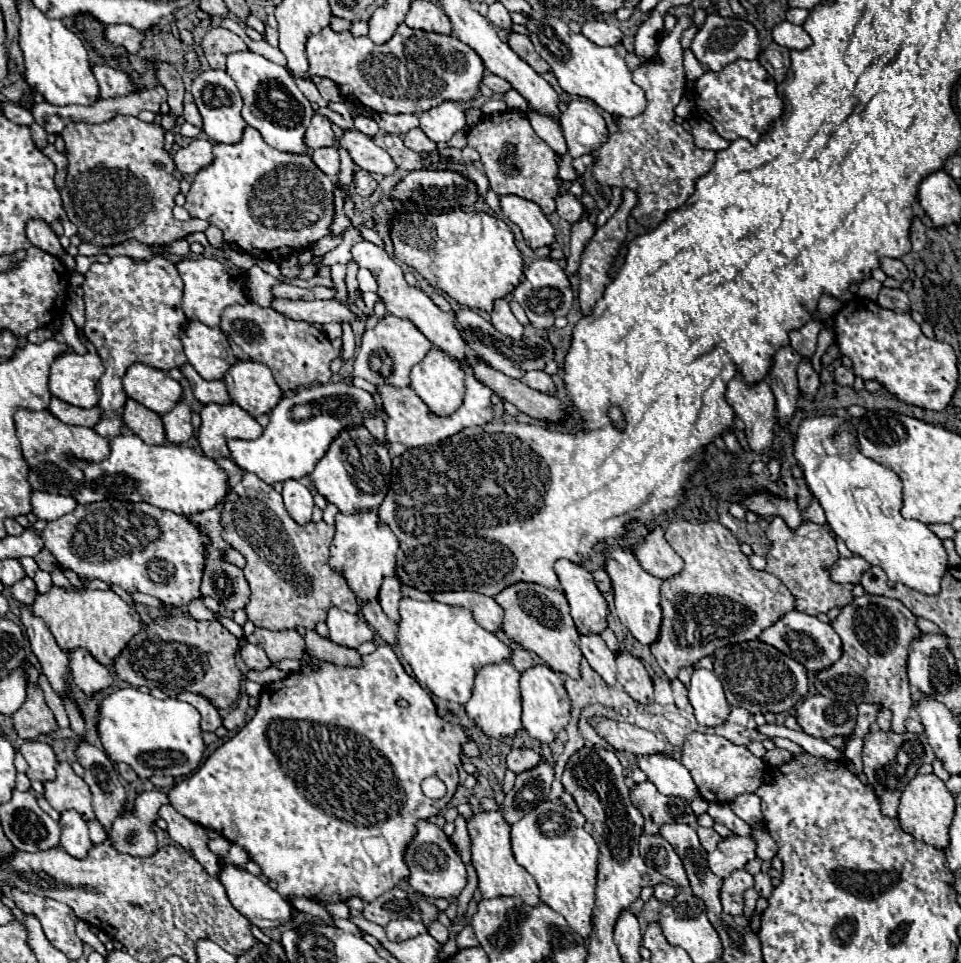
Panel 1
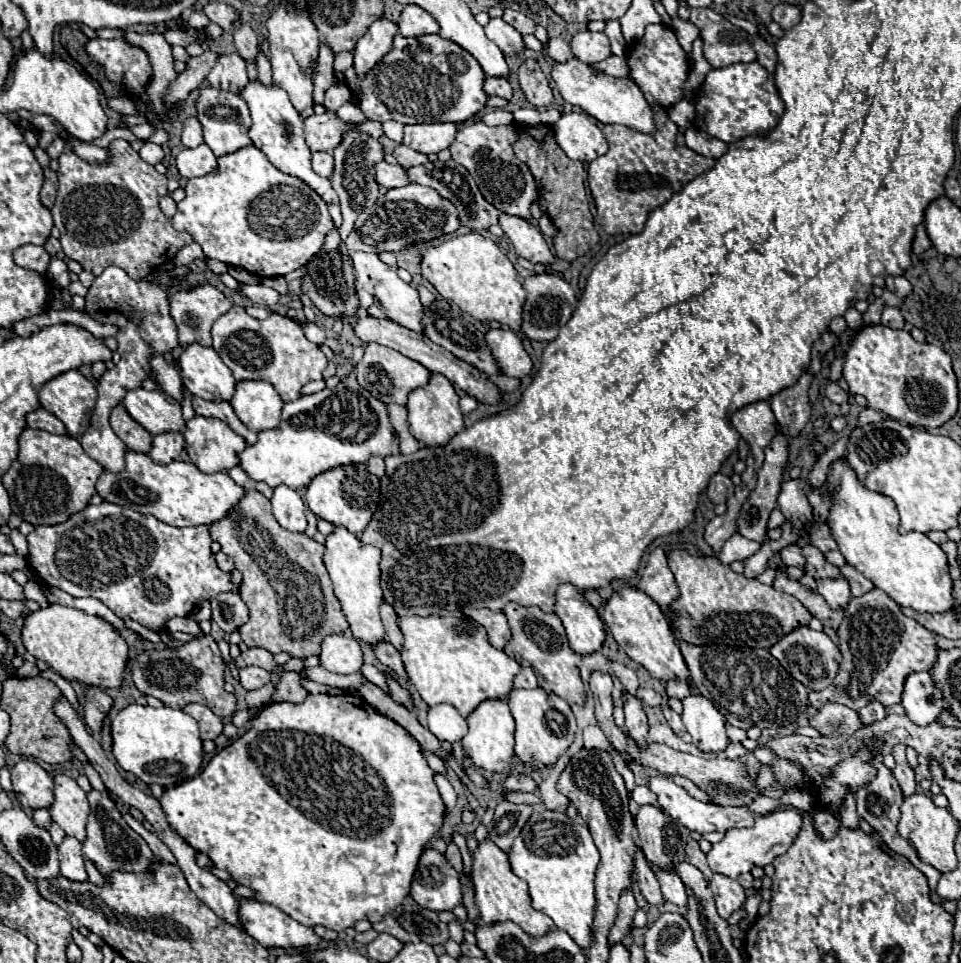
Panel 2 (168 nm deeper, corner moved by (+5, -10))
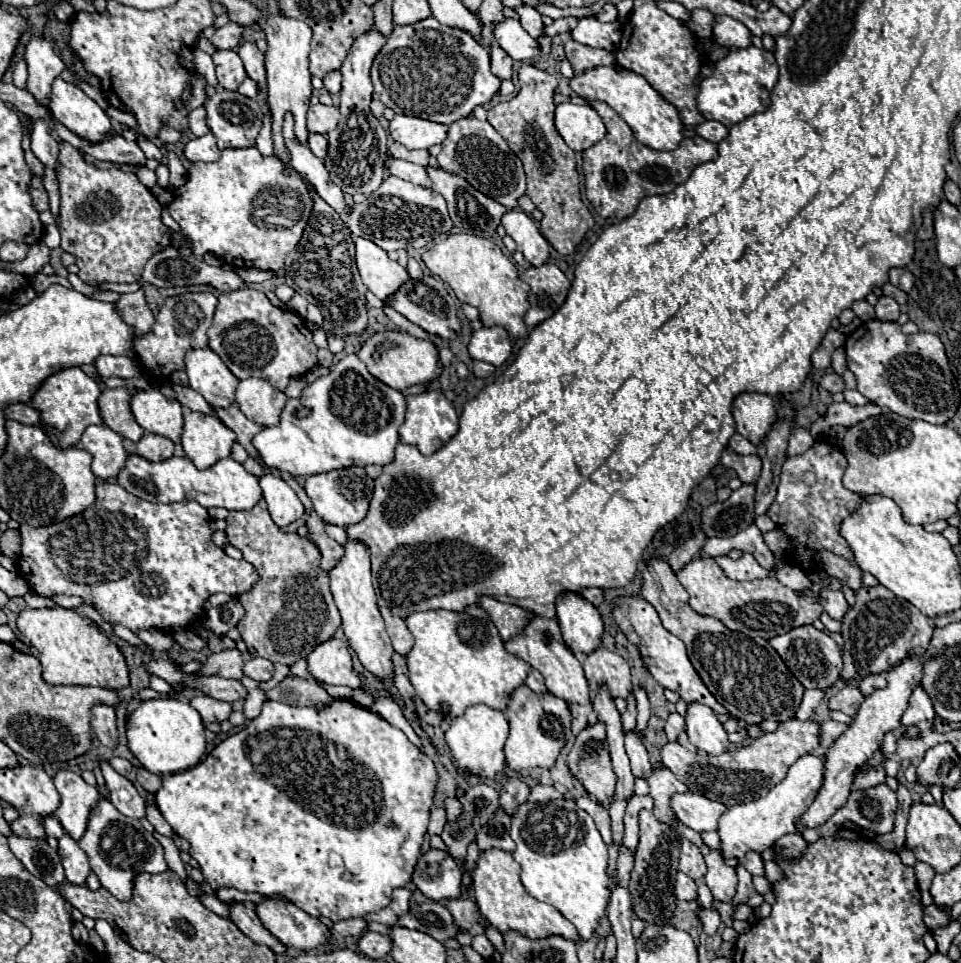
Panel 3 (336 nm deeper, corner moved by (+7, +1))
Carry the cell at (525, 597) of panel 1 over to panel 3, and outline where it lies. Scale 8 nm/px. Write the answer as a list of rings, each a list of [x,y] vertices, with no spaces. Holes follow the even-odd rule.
[[[531,615],[529,623],[523,629],[523,637],[513,637],[513,639],[505,641],[505,649],[509,653],[521,657],[533,669],[537,669],[545,679],[547,691],[553,693],[555,697],[559,697],[567,703],[581,703],[581,705],[589,703],[589,685],[583,675],[583,667],[577,661],[577,657],[571,653],[571,649],[565,645],[557,619]]]

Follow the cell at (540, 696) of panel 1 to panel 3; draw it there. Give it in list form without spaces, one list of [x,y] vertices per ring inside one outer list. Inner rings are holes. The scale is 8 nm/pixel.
[[[519,685],[509,695],[509,705],[505,715],[511,727],[509,739],[505,743],[507,765],[513,771],[531,777],[549,771],[555,765],[559,751],[567,743],[567,735],[571,735],[571,713],[567,703],[551,693],[535,693],[527,685]]]

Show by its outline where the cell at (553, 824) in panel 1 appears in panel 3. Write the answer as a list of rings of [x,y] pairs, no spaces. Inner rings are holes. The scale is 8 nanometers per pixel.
[[[571,799],[523,803],[513,815],[511,839],[517,843],[513,859],[521,865],[521,883],[531,897],[553,905],[569,919],[581,939],[591,939],[609,901],[607,845],[593,819]]]

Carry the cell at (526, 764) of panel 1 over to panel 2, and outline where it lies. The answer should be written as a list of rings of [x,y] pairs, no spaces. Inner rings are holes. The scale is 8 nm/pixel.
[[[521,774],[521,776],[507,776],[503,788],[507,792],[535,792],[537,784],[527,774]]]

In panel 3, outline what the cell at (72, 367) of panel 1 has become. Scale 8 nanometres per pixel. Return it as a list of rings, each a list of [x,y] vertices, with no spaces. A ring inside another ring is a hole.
[[[67,367],[63,371],[49,375],[43,381],[43,385],[33,395],[31,407],[35,407],[41,413],[41,419],[51,429],[51,433],[59,433],[55,437],[61,447],[73,447],[79,443],[83,431],[89,425],[101,423],[99,405],[97,405],[99,395],[101,395],[101,387],[91,377],[87,377],[79,367]]]

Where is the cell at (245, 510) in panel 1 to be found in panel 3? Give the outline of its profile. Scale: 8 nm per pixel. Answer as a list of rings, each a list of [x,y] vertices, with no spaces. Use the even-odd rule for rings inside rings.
[[[263,499],[249,511],[229,511],[225,521],[225,535],[229,543],[237,547],[243,553],[243,559],[259,571],[259,583],[255,583],[251,591],[239,597],[241,605],[245,607],[245,617],[237,623],[237,629],[249,651],[253,651],[255,655],[265,657],[273,663],[293,665],[297,659],[307,657],[319,643],[333,637],[333,633],[341,627],[341,617],[329,589],[329,575],[319,567],[319,549],[315,547],[315,543],[311,543],[309,537],[299,537],[297,533],[281,531],[279,525],[275,525],[275,521],[271,519],[267,503]]]

